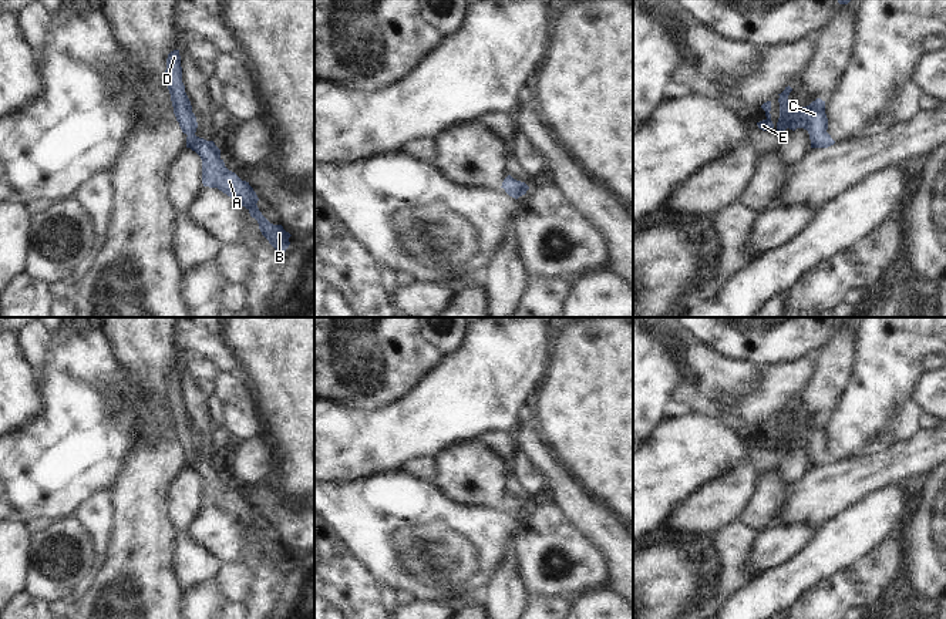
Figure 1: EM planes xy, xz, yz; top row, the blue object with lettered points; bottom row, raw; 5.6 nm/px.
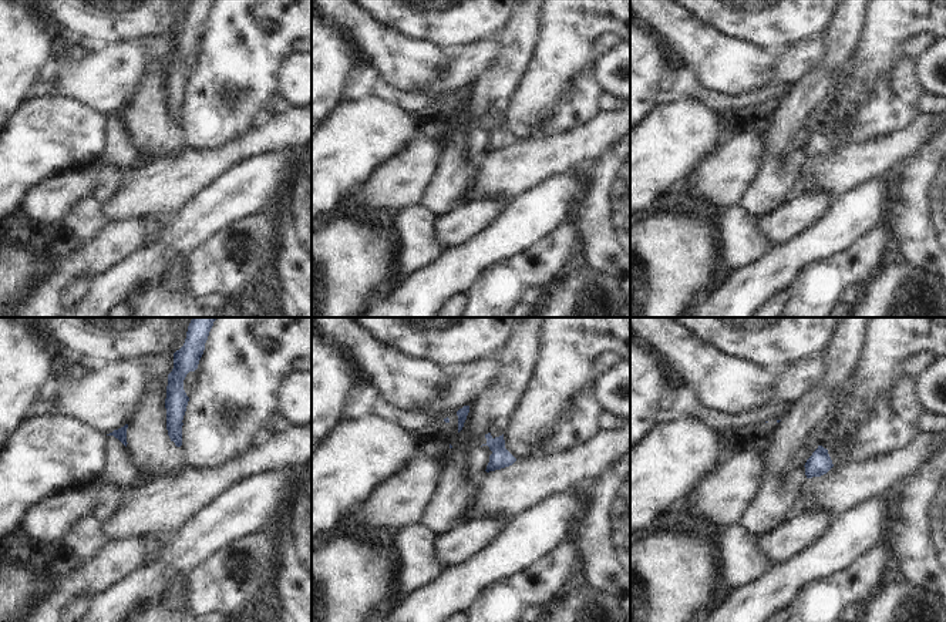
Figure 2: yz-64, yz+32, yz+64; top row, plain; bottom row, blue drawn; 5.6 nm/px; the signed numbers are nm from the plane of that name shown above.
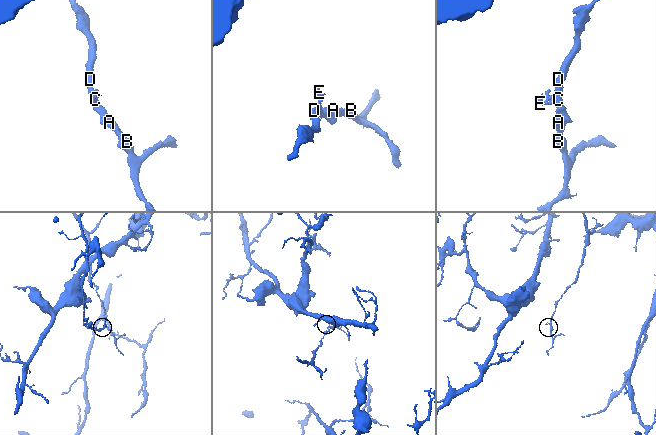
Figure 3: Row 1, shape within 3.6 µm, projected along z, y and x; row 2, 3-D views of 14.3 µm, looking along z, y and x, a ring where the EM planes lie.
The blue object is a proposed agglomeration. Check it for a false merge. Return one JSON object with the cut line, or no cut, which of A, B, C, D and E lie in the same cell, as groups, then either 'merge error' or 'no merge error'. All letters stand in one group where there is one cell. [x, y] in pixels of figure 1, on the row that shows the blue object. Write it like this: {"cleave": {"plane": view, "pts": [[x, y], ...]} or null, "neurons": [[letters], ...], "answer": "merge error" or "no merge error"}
{"cleave": null, "neurons": [["A", "B", "C", "D", "E"]], "answer": "no merge error"}

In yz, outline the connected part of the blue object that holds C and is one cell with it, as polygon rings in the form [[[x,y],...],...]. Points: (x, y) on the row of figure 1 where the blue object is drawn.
[[[788,85],[785,90],[778,94],[780,102],[780,118],[774,125],[771,121],[771,101],[767,101],[761,105],[765,111],[765,120],[757,122],[758,128],[762,131],[772,131],[775,127],[777,131],[785,131],[787,128],[795,131],[797,128],[804,128],[809,134],[811,148],[828,148],[835,144],[828,129],[828,118],[825,114],[825,101],[817,98],[807,107],[799,107],[788,101],[788,95],[792,88]]]

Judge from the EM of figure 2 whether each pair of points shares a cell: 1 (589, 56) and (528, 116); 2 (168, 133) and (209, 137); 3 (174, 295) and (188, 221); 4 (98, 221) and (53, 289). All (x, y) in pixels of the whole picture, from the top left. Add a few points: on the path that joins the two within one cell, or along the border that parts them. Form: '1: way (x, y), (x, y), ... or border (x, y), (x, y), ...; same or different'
1: way (571, 61), (535, 97); same
2: border (179, 128), (185, 144); different
3: border (185, 259), (174, 261), (154, 278); different
4: border (108, 224), (87, 244), (78, 245); different

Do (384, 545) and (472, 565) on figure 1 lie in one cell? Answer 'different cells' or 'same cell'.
same cell

